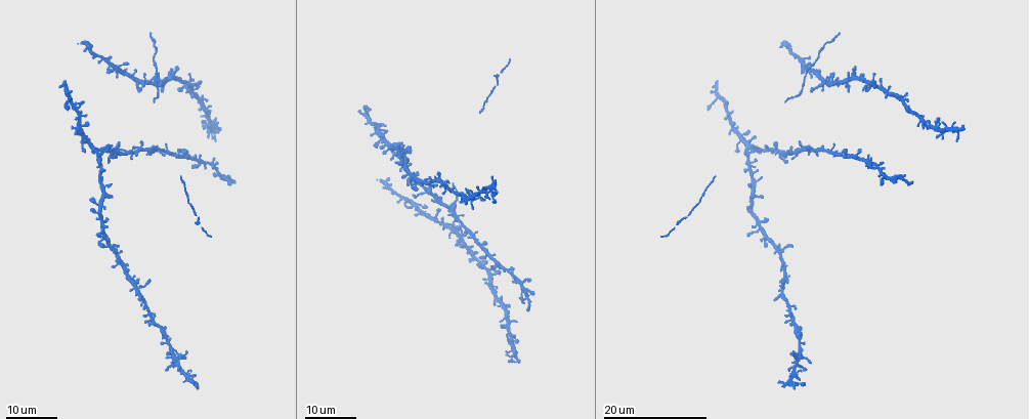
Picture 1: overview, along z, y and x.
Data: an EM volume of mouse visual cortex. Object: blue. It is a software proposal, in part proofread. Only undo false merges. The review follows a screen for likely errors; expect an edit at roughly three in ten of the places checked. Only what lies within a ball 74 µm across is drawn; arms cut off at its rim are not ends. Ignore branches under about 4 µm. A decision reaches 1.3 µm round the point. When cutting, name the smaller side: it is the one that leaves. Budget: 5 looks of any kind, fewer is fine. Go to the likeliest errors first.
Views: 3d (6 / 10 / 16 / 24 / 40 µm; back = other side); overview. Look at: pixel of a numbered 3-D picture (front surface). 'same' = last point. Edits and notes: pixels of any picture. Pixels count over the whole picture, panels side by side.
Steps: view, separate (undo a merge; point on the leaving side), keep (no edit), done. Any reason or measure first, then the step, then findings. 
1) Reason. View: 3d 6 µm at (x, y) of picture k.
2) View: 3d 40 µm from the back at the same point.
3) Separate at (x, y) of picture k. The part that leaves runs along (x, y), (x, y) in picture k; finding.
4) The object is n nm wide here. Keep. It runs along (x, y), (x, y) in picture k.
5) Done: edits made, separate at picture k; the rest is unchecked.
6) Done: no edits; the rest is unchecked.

Looks like a crossing. View: 3d 16 µm at (752, 185) of picture 1.

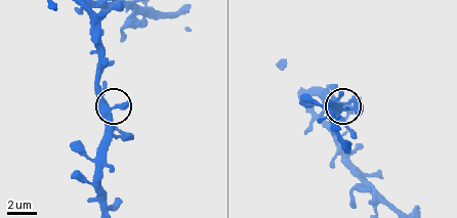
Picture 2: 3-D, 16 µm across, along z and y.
Closer look. View: 3d 6 µm at (112, 106) of picture 2.

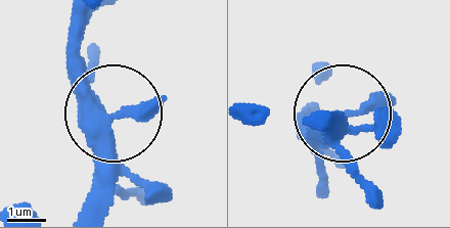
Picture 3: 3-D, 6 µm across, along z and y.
The object is 350 nm wide here. Keep. All the same cell.

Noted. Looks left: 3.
Four or more arms meet. View: 3d 24 µm at (141, 149) of picture 1.

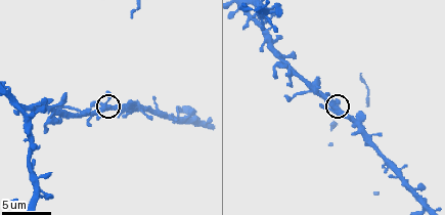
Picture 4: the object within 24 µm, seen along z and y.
Zoom in. View: 3d 6 µm at (335, 106) of picture 4.

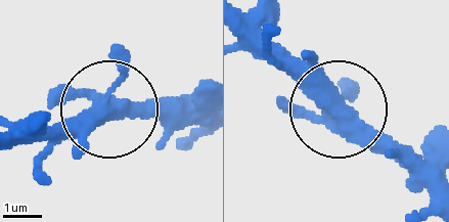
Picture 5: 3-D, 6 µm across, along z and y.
The object is 380 nm wide here. Keep. All the same cell.

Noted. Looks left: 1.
A narrow waist. View: 3d 10 µm at (39, 104) of picture 4.

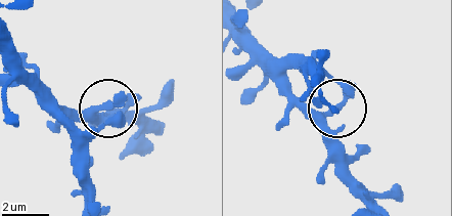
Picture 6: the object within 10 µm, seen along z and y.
Keep. All the same cell.

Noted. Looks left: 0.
Done: no edits; the rest is unchecked.

